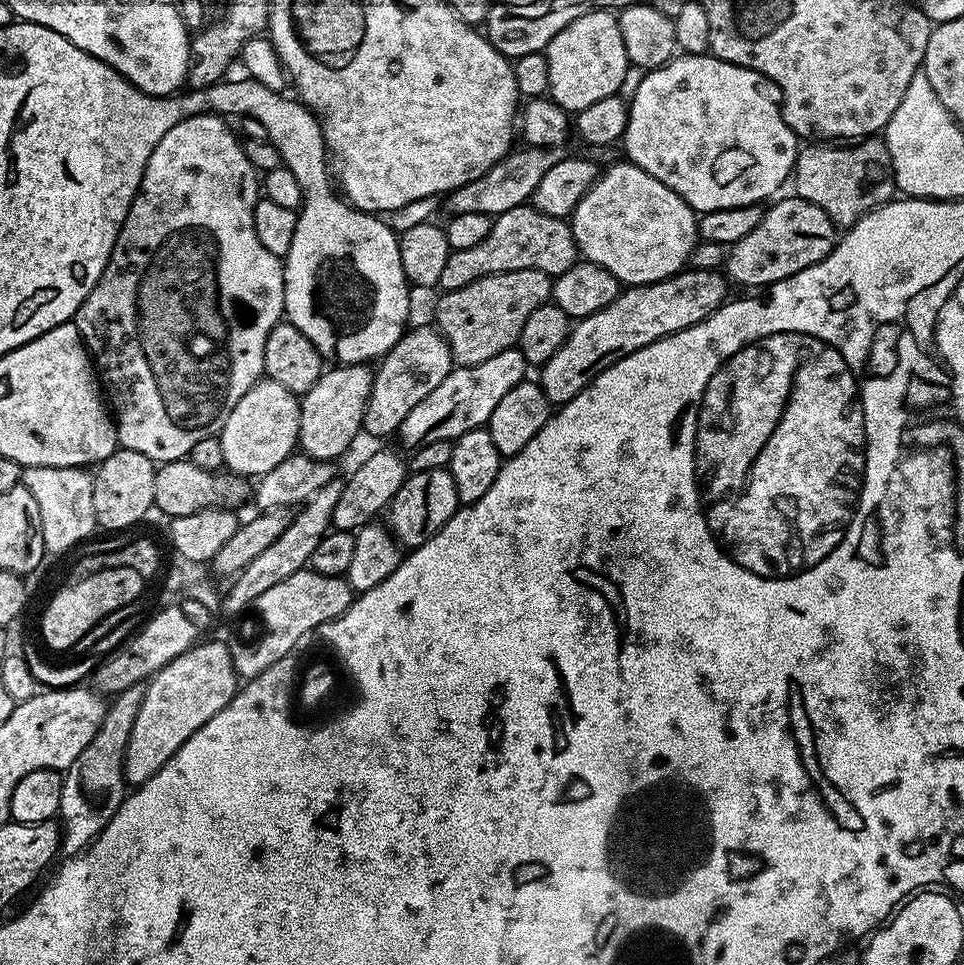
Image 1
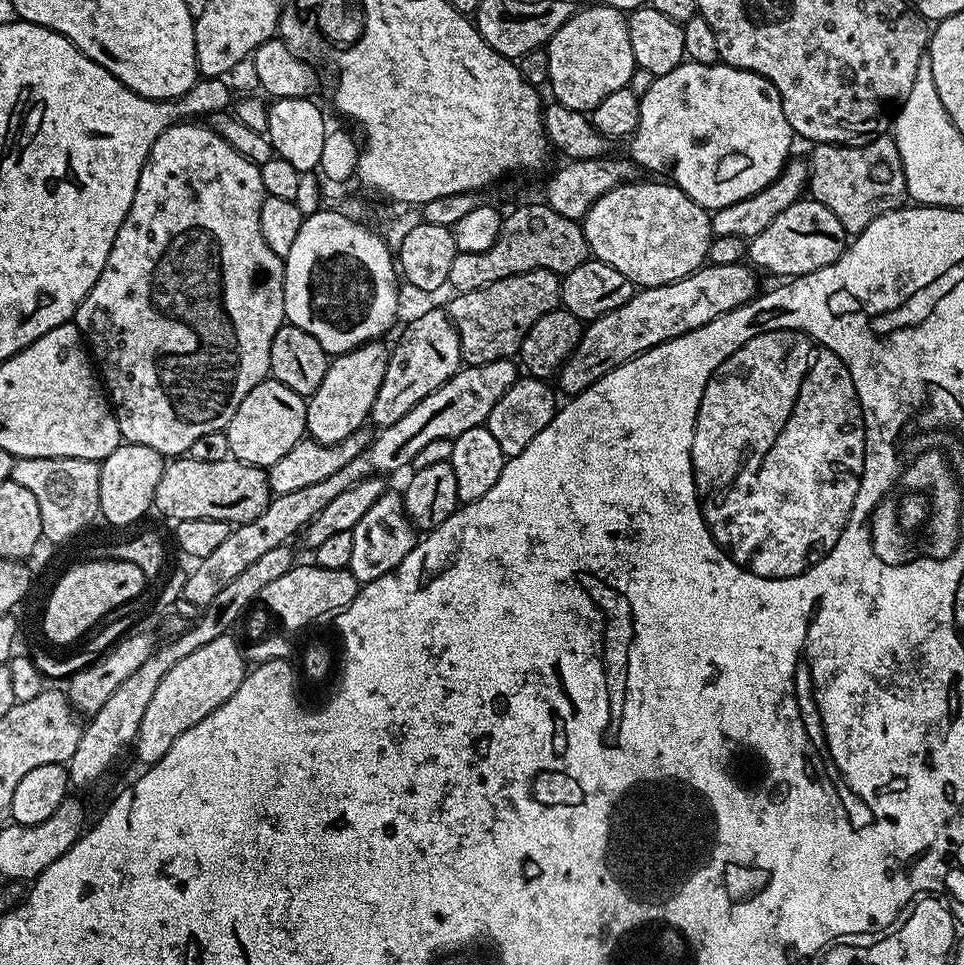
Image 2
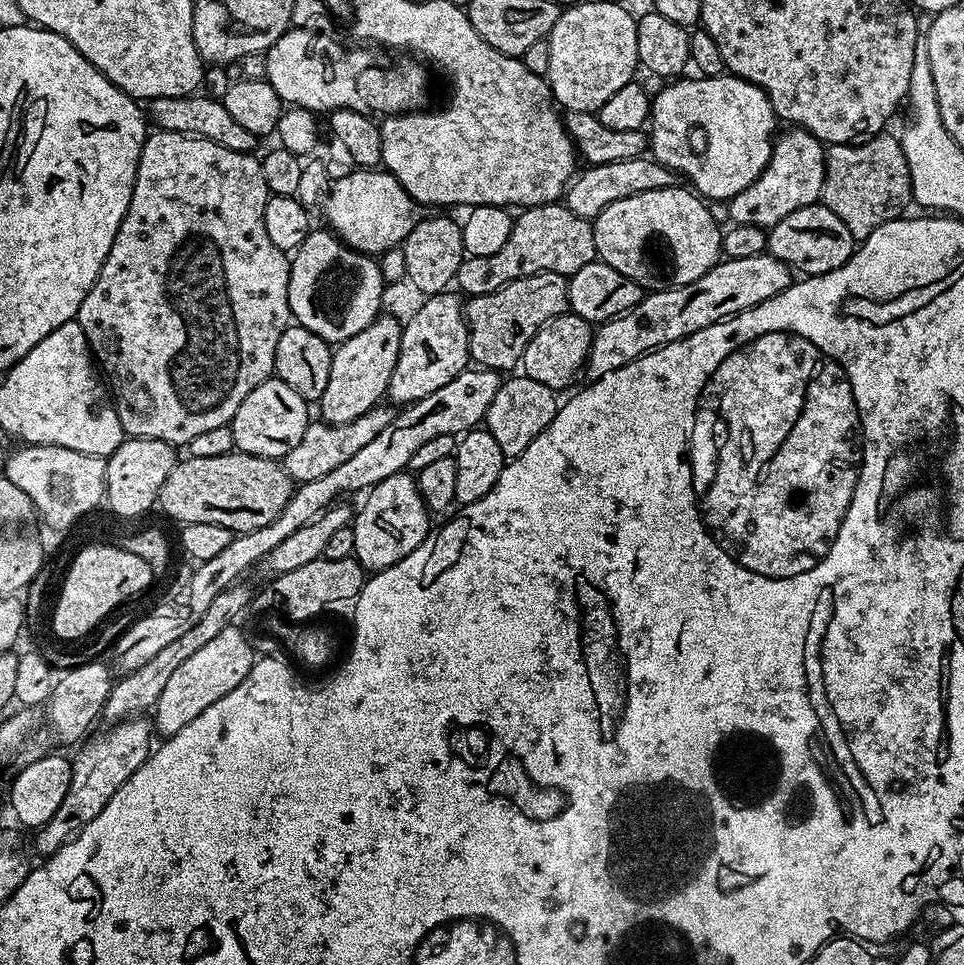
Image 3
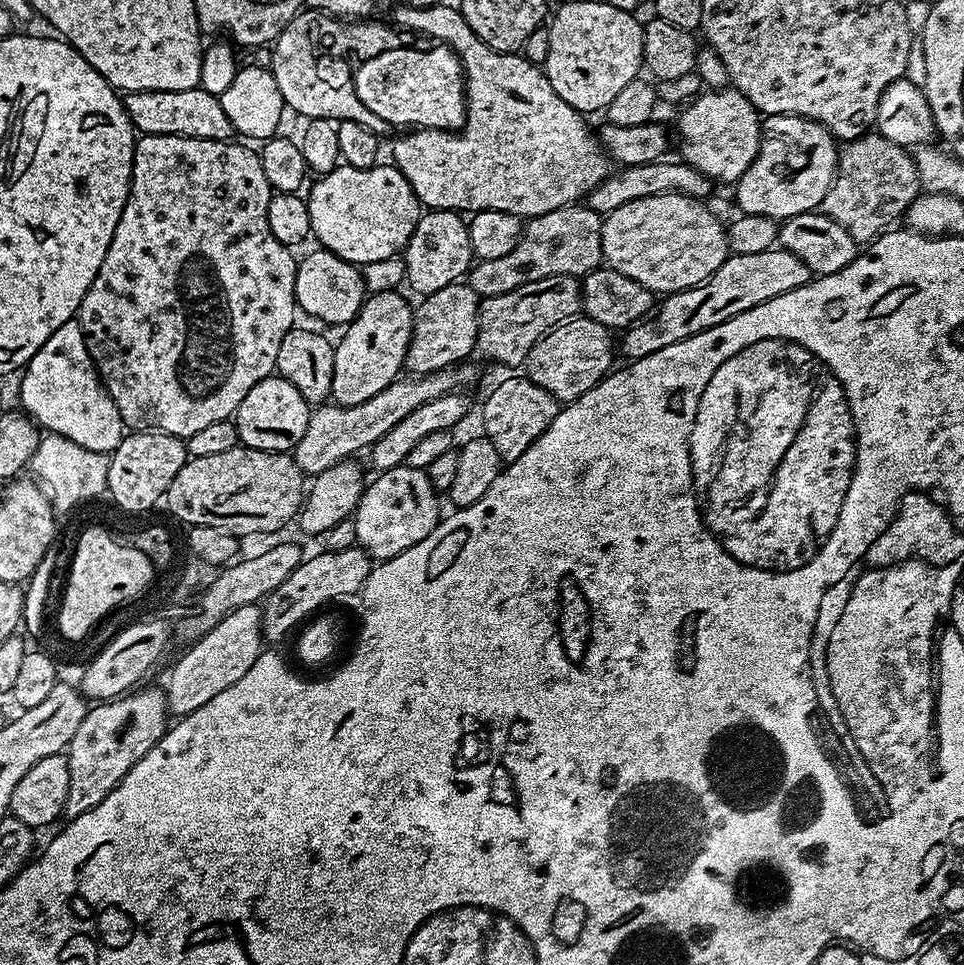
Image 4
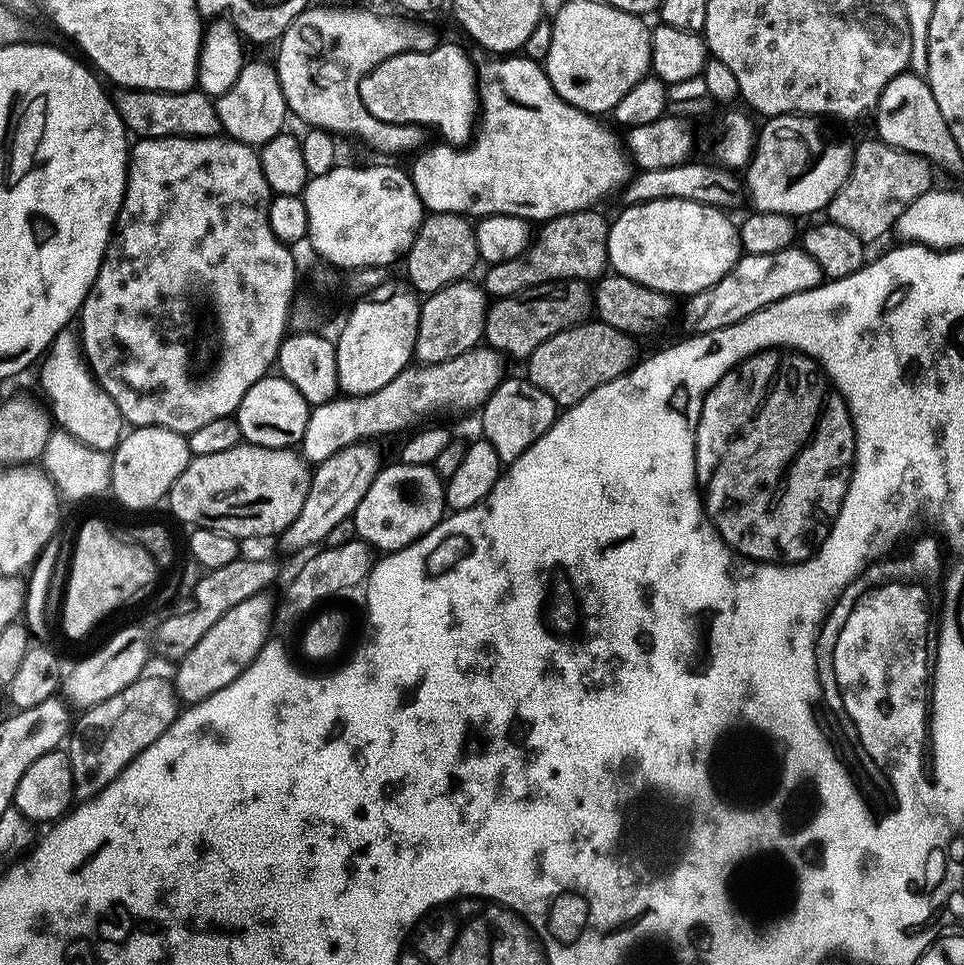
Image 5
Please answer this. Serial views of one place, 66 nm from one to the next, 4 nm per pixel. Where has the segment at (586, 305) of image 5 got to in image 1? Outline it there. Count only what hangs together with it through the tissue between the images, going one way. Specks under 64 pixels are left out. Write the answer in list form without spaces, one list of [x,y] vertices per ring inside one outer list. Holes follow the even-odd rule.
[[[510,270],[478,278],[470,286],[450,290],[436,304],[435,327],[450,346],[453,361],[461,368],[478,366],[502,350],[520,343],[522,326],[538,306],[552,300],[553,277],[542,270]]]

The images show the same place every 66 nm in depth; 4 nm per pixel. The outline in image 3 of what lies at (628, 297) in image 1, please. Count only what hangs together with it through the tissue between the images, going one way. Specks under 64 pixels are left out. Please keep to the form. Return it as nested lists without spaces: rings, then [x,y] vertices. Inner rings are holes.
[[[761,254],[754,258],[724,258],[694,282],[649,291],[638,306],[615,316],[613,320],[604,321],[595,329],[592,345],[588,348],[587,379],[594,381],[602,378],[647,352],[653,352],[655,348],[685,340],[698,330],[706,330],[706,326],[718,324],[729,316],[737,316],[782,294],[793,282],[793,269],[778,258]]]

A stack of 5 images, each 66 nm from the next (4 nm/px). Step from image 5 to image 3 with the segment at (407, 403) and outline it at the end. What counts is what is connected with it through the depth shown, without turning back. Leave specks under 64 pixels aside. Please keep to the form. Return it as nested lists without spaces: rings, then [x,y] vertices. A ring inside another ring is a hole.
[[[377,406],[362,414],[362,418],[354,418],[349,424],[325,424],[323,422],[309,423],[307,430],[302,434],[302,442],[294,446],[282,458],[284,471],[296,484],[314,482],[314,478],[322,478],[322,474],[330,474],[334,466],[342,466],[356,451],[362,450],[374,439],[374,434],[382,434],[386,426],[392,421],[394,412],[391,407]]]

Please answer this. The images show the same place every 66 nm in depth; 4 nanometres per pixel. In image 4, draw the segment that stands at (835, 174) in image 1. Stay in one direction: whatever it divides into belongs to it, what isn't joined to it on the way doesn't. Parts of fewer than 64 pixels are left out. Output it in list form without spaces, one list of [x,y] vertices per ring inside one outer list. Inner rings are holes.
[[[865,134],[856,140],[847,141],[839,149],[840,163],[836,169],[836,181],[830,186],[826,198],[820,203],[819,211],[829,216],[858,246],[871,245],[893,227],[896,219],[903,217],[917,196],[921,195],[919,170],[913,153],[902,145],[896,145],[879,134]]]

